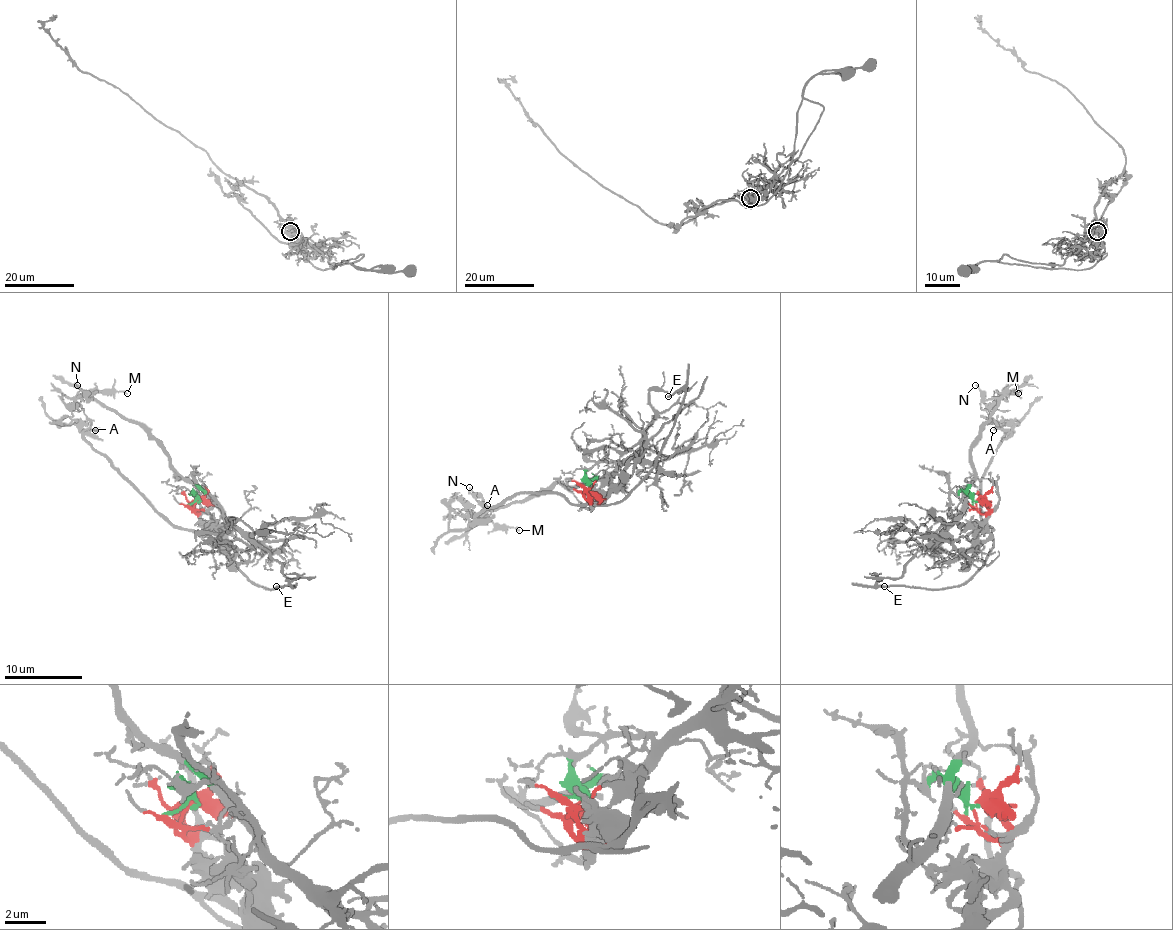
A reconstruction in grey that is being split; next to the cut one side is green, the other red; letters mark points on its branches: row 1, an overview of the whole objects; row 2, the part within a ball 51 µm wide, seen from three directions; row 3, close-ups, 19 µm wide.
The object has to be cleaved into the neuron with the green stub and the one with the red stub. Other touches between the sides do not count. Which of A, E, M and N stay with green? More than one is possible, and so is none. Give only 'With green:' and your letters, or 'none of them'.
With green: M, N

